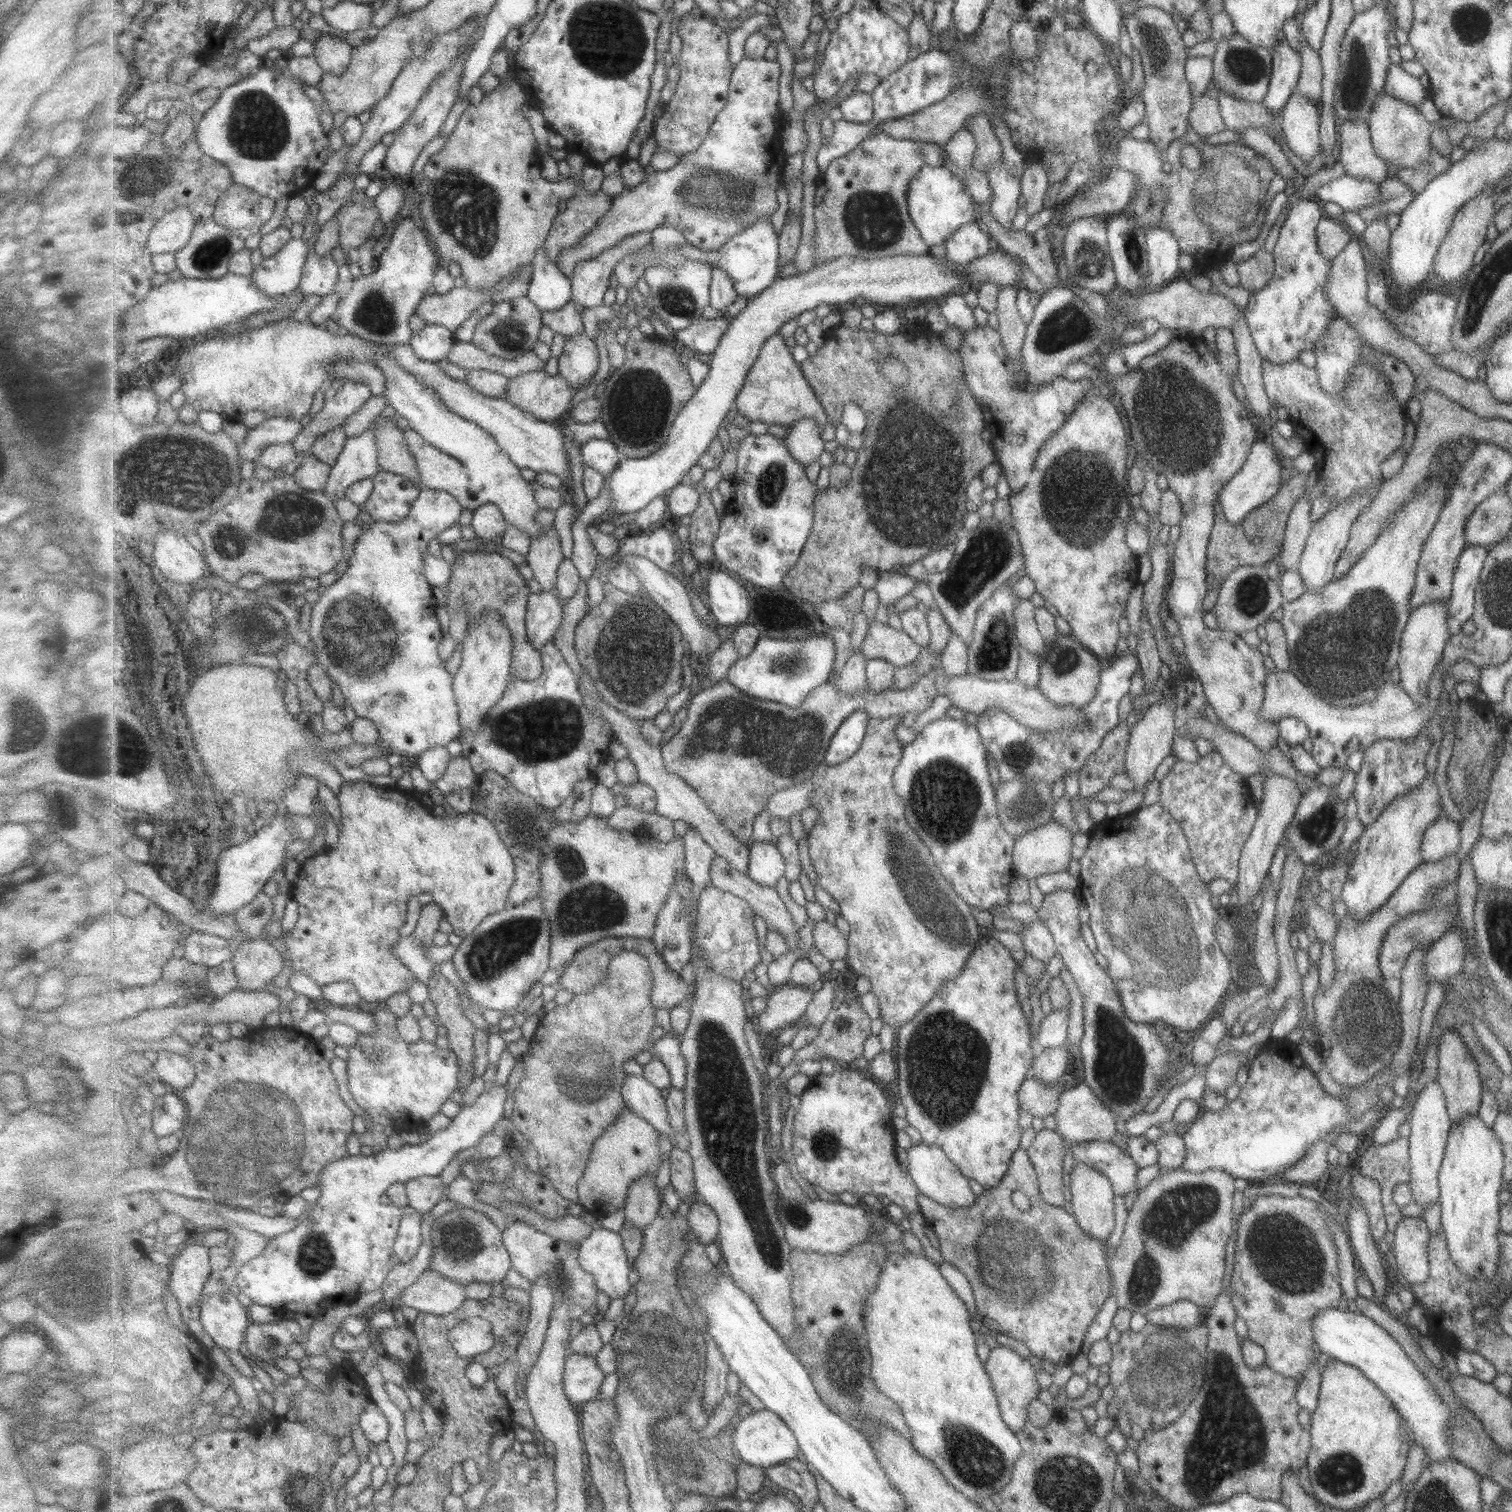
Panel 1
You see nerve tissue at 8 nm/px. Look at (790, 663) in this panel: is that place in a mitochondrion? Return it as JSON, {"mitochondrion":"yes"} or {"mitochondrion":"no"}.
{"mitochondrion":"yes"}

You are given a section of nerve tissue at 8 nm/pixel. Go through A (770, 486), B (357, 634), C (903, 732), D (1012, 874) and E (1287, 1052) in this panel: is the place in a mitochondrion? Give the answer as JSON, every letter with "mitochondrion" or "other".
{"A":"mitochondrion","B":"mitochondrion","C":"other","D":"other","E":"other"}

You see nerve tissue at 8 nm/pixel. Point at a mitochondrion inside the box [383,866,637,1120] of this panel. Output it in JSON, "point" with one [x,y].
{"point":[504,945]}

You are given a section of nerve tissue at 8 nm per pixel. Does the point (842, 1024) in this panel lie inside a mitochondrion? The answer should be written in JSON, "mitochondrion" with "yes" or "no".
{"mitochondrion":"no"}

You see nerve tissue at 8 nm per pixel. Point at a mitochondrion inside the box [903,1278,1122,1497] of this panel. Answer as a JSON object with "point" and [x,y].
{"point":[976,1461]}

